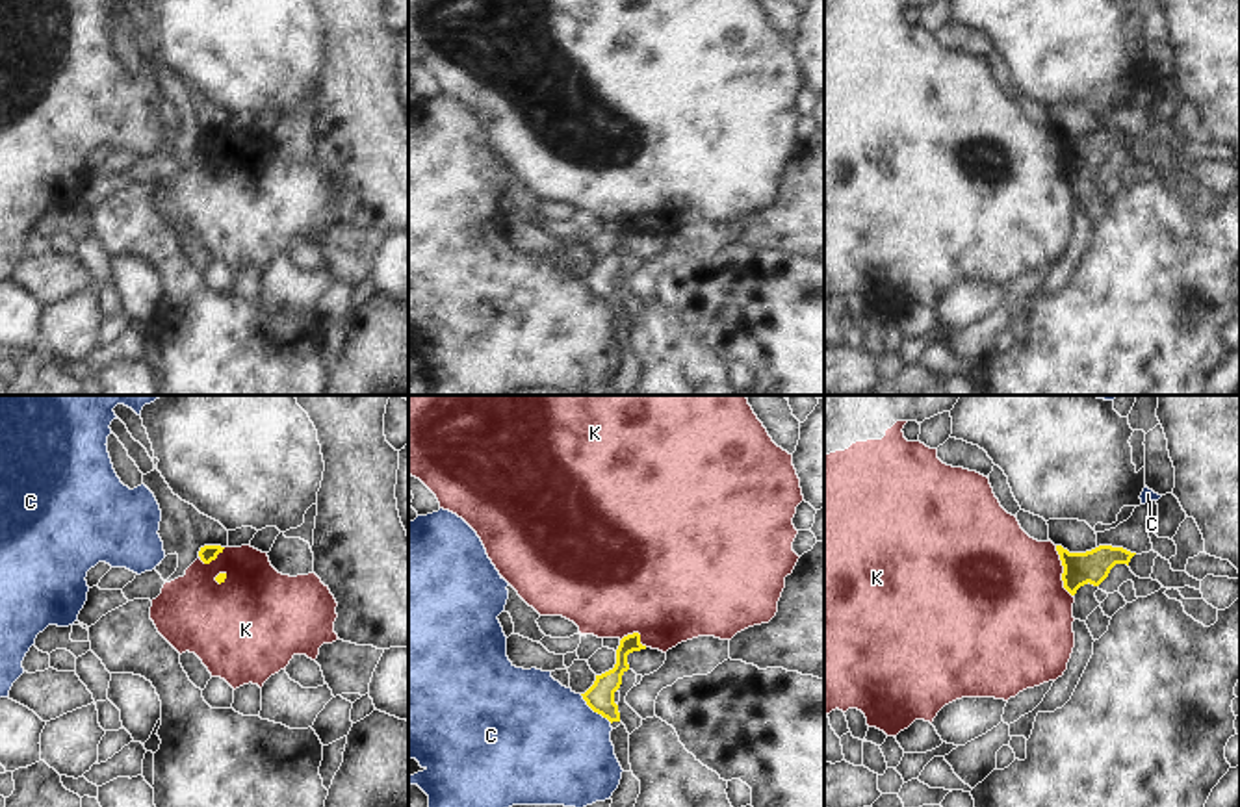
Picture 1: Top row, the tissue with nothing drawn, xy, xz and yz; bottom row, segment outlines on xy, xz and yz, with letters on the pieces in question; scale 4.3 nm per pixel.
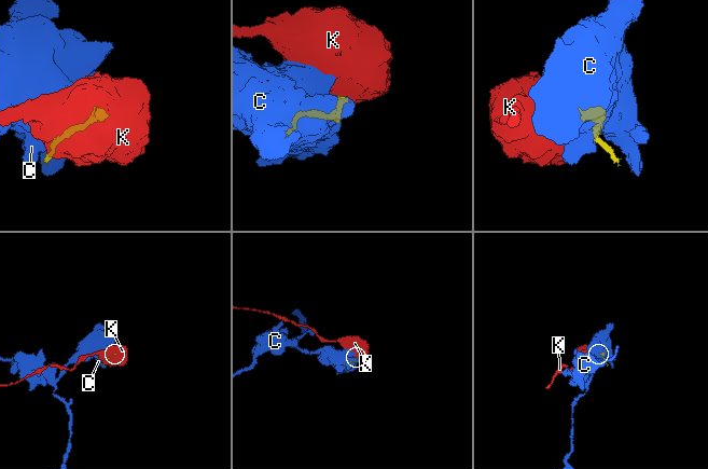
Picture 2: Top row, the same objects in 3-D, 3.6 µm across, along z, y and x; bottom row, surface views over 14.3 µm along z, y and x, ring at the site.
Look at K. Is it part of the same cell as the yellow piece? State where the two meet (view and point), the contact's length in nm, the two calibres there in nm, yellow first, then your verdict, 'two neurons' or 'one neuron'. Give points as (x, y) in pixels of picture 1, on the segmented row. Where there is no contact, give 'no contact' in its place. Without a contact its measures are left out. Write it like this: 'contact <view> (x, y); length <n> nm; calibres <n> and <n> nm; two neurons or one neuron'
contact yz (1064, 572); length 240 nm; calibres 140 and 460 nm; two neurons

